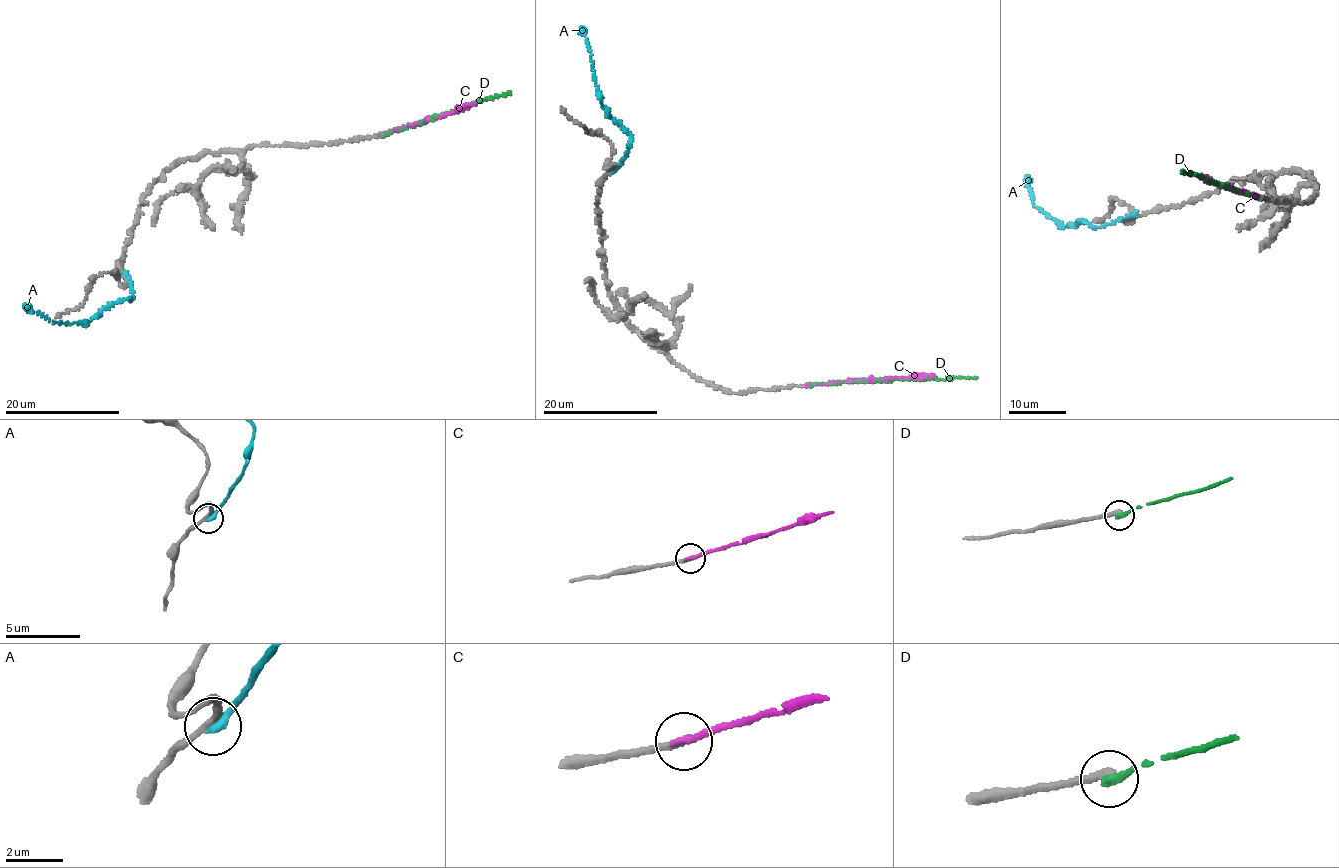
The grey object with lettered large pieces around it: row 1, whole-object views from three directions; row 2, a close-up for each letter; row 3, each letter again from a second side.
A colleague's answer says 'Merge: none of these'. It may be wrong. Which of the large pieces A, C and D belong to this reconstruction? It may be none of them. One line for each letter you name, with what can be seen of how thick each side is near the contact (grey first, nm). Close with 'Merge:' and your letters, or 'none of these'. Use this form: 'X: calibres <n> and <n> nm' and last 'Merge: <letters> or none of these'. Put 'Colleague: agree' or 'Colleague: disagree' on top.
Colleague: agree
Merge: none of these

